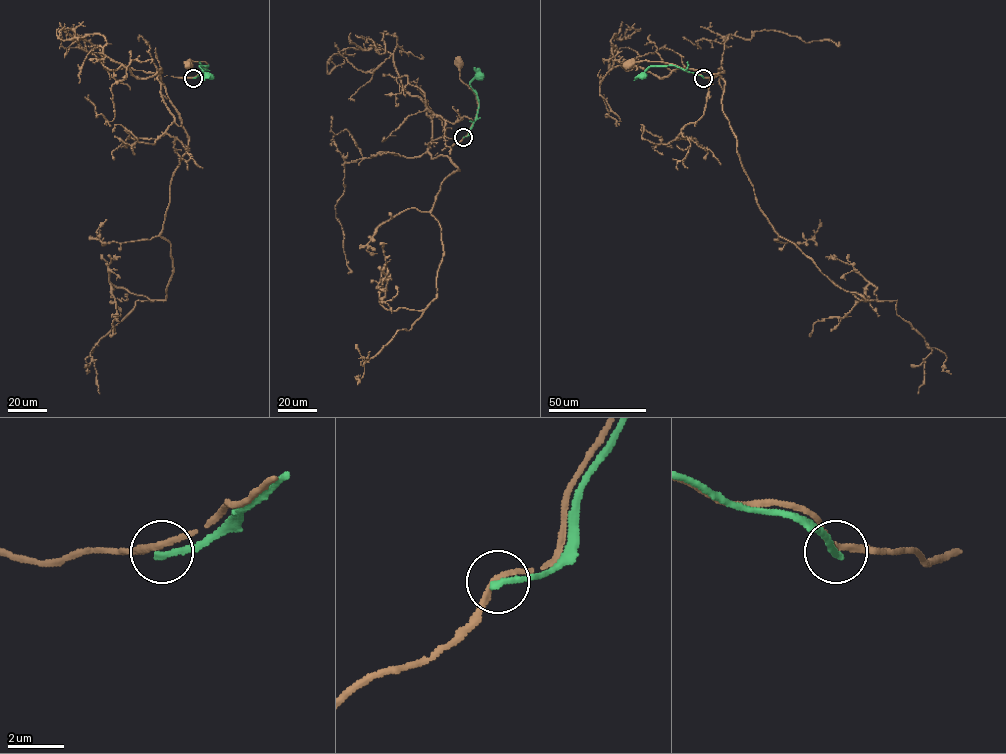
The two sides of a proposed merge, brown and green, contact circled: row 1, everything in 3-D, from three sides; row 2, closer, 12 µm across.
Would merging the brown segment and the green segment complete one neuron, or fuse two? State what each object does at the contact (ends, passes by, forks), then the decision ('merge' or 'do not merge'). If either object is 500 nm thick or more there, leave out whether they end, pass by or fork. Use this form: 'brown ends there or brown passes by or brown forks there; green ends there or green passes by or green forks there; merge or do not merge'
brown passes by; green ends there; do not merge

